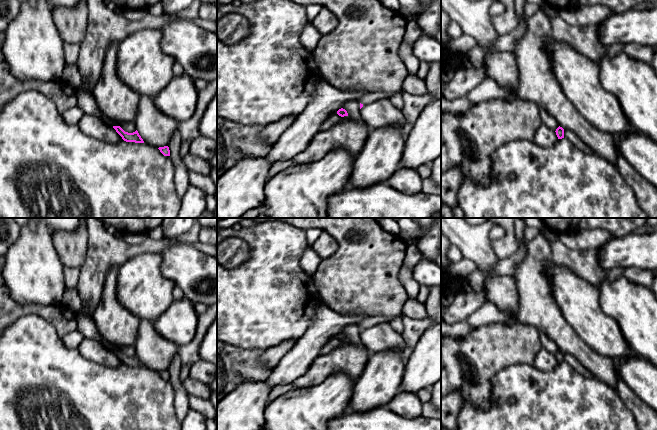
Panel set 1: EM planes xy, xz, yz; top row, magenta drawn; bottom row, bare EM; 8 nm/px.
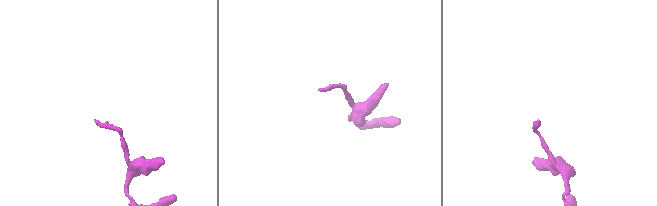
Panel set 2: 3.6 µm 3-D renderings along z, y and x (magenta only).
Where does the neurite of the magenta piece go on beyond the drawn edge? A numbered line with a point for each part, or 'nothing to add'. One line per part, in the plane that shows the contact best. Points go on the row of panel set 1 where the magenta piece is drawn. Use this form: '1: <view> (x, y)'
nothing to add

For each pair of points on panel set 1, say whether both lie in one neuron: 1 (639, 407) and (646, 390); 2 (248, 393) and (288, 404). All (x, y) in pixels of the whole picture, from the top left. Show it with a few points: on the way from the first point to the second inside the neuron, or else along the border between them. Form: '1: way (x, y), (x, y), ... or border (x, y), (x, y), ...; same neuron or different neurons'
1: border (625, 384), (646, 404); different neurons
2: border (268, 403), (265, 408), (264, 419); different neurons

